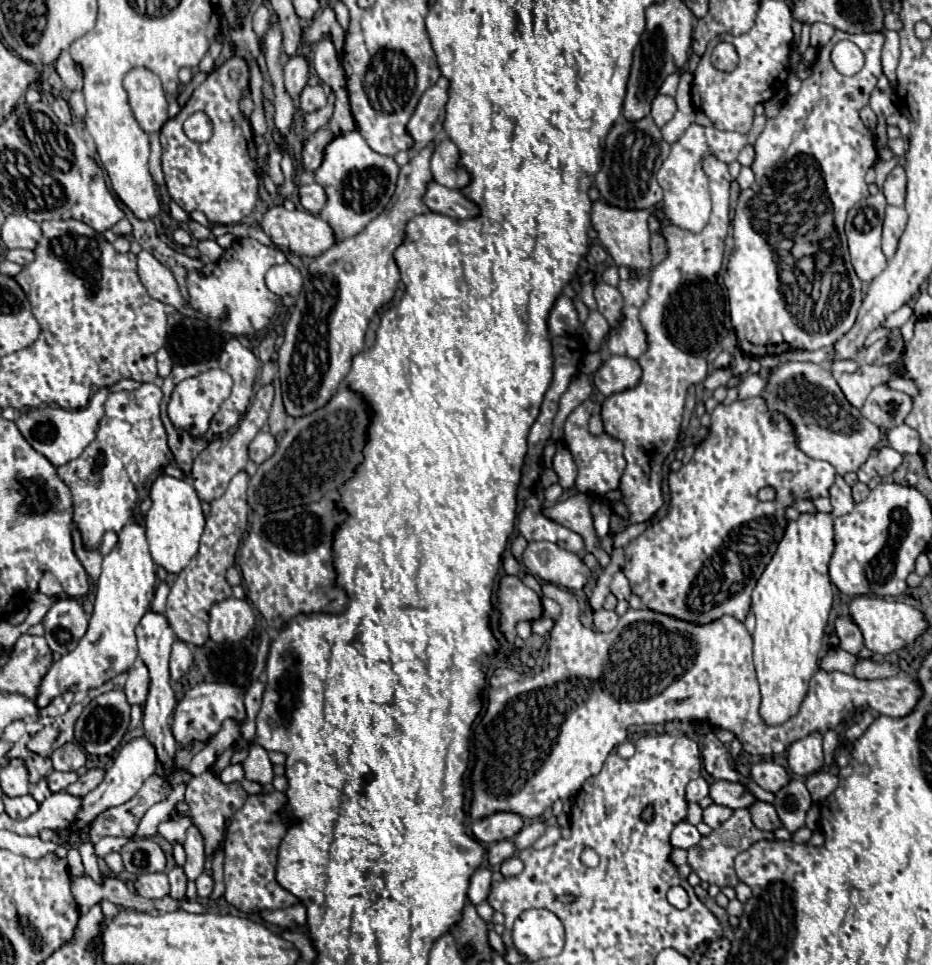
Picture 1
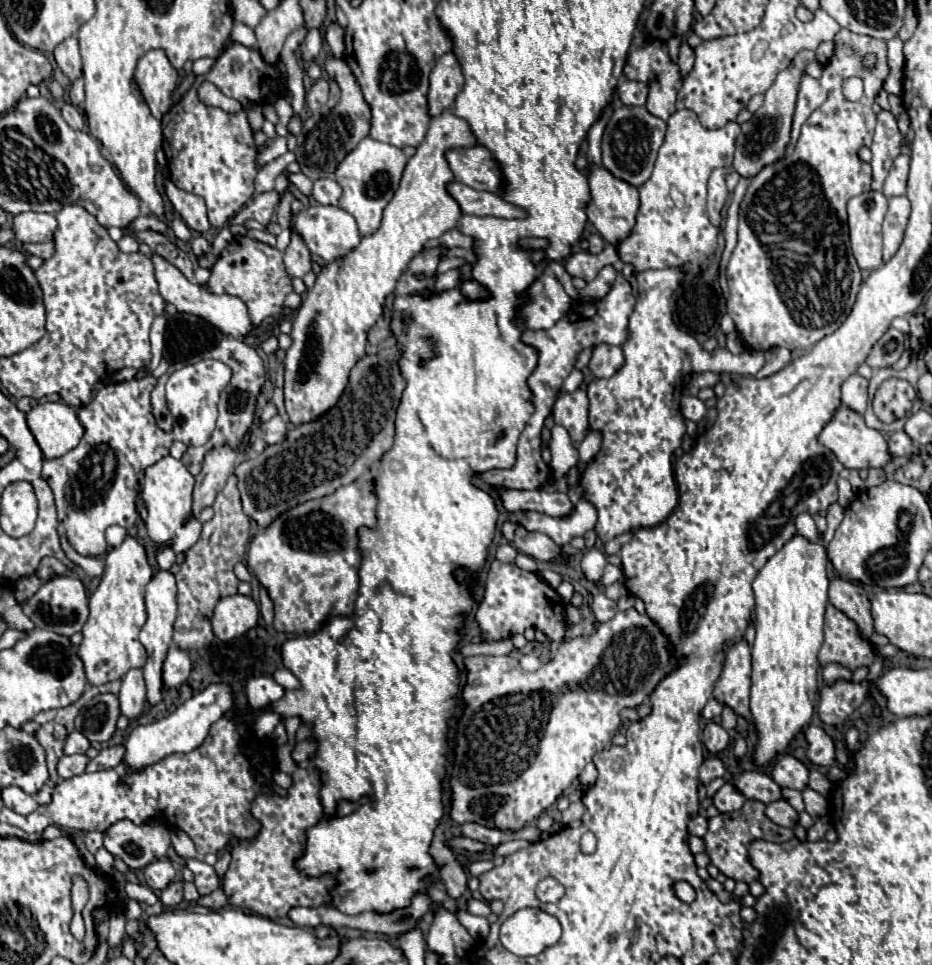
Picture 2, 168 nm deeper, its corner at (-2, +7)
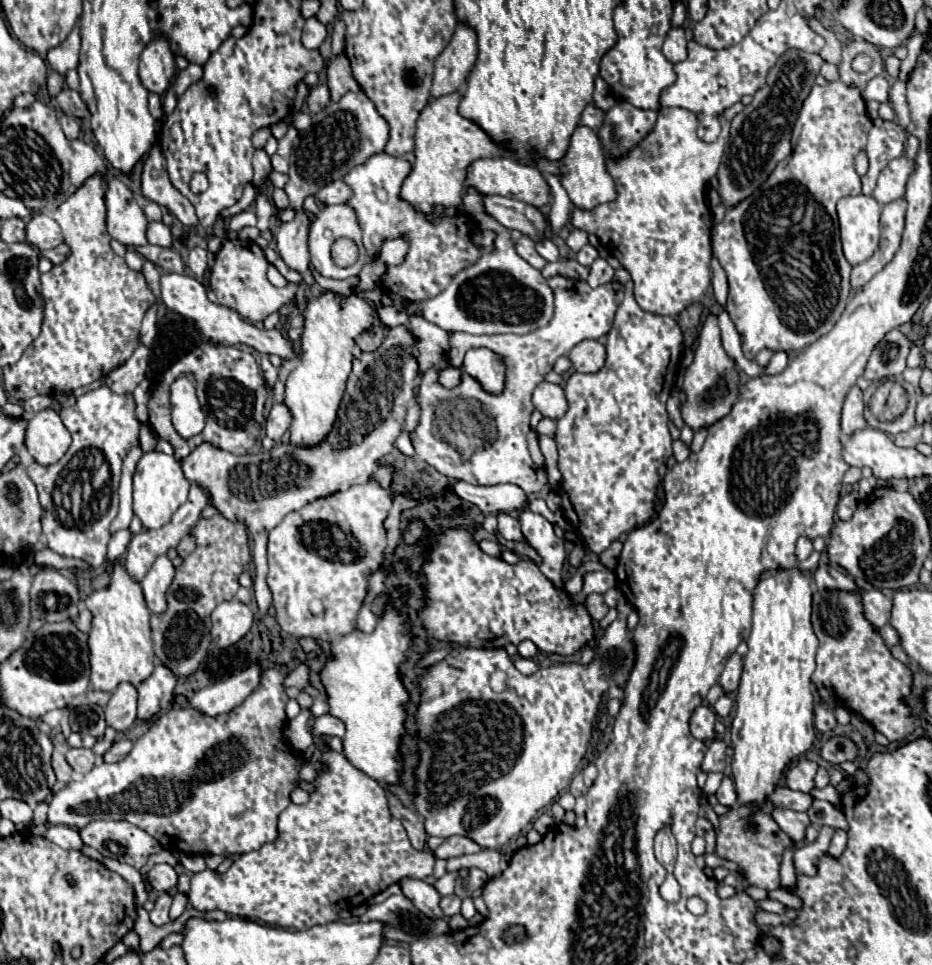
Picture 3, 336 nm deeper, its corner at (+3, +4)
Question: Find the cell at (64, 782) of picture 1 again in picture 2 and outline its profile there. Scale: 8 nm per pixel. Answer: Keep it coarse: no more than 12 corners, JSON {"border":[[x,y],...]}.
{"border":[[85,753],[63,755],[57,771],[61,779],[85,773]]}

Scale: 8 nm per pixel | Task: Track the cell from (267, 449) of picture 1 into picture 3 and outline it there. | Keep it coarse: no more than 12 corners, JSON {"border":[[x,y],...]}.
{"border":[[274,404],[266,420],[266,436],[280,440],[290,426],[290,412]]}

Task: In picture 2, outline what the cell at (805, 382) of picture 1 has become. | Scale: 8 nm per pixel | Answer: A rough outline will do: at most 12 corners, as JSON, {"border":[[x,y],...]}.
{"border":[[839,407],[819,441],[847,469],[895,457],[863,417]]}

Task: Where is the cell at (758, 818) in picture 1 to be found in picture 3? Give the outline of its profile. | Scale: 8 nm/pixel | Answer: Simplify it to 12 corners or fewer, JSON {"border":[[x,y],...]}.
{"border":[[774,808],[772,818],[796,844],[810,824],[804,812]]}

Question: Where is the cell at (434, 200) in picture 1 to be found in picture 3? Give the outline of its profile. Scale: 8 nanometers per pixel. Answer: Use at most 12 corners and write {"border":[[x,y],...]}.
{"border":[[484,196],[484,210],[508,230],[544,236],[542,212],[506,196]]}

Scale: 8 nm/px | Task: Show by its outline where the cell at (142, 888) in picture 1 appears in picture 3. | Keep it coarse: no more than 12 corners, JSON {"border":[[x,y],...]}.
{"border":[[156,864],[148,880],[156,892],[176,888],[178,874],[170,864]]}

